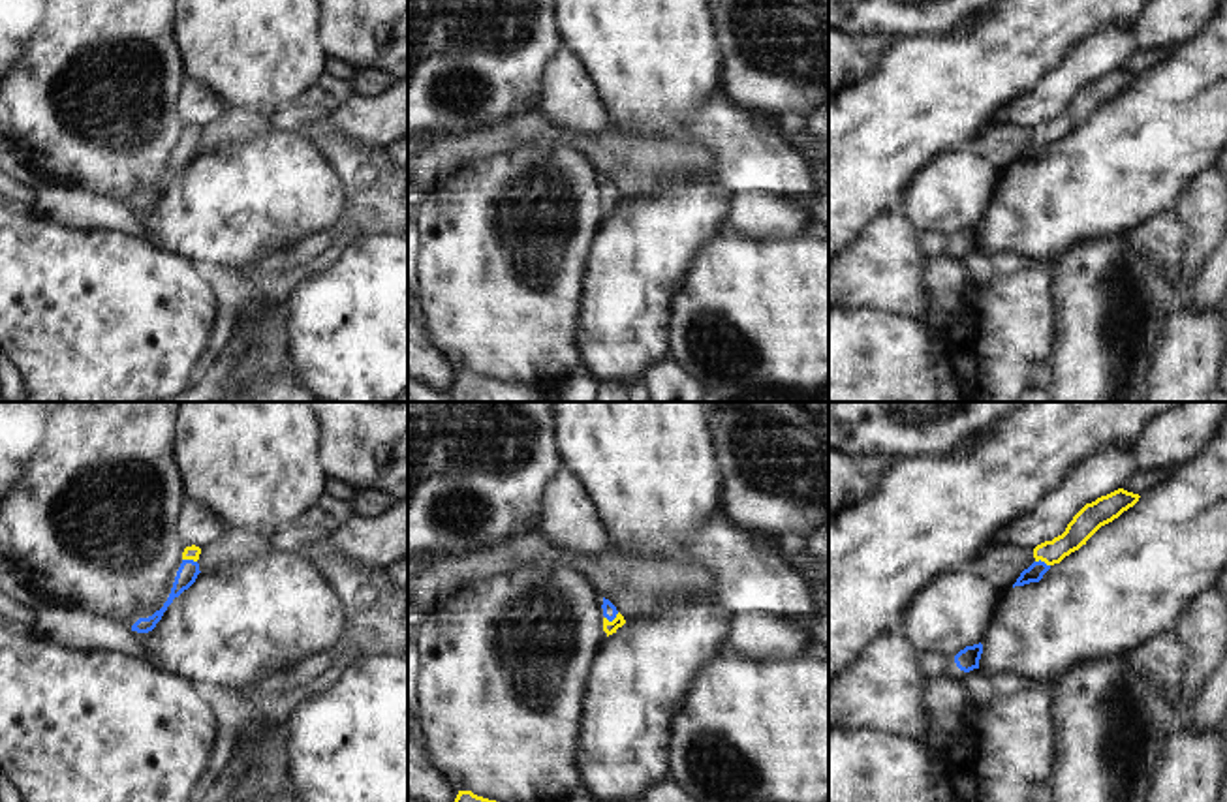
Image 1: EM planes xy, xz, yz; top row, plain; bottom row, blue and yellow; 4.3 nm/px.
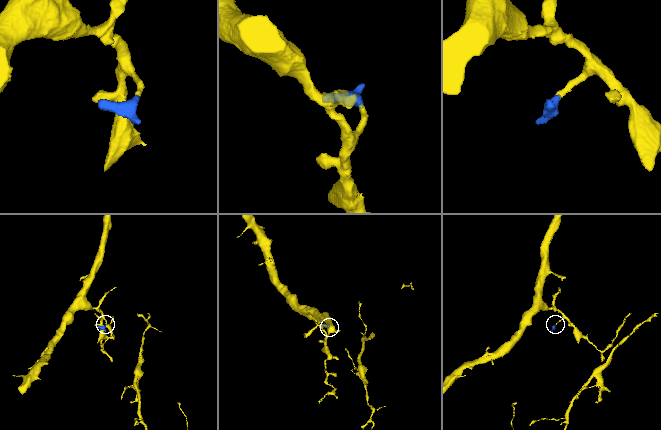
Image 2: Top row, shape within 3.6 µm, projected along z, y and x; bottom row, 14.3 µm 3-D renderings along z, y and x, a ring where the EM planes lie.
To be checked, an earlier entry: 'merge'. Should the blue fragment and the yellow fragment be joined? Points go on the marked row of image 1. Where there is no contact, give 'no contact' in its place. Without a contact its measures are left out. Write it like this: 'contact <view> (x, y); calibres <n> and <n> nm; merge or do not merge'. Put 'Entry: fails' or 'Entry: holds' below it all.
contact xz (611, 620); calibres 60 and 60 nm; merge
Entry: holds

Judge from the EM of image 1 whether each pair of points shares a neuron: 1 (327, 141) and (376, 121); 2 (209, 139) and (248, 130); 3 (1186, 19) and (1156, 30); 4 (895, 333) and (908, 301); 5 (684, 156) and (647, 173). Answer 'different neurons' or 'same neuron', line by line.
1: same neuron
2: same neuron
3: same neuron
4: different neurons
5: same neuron

